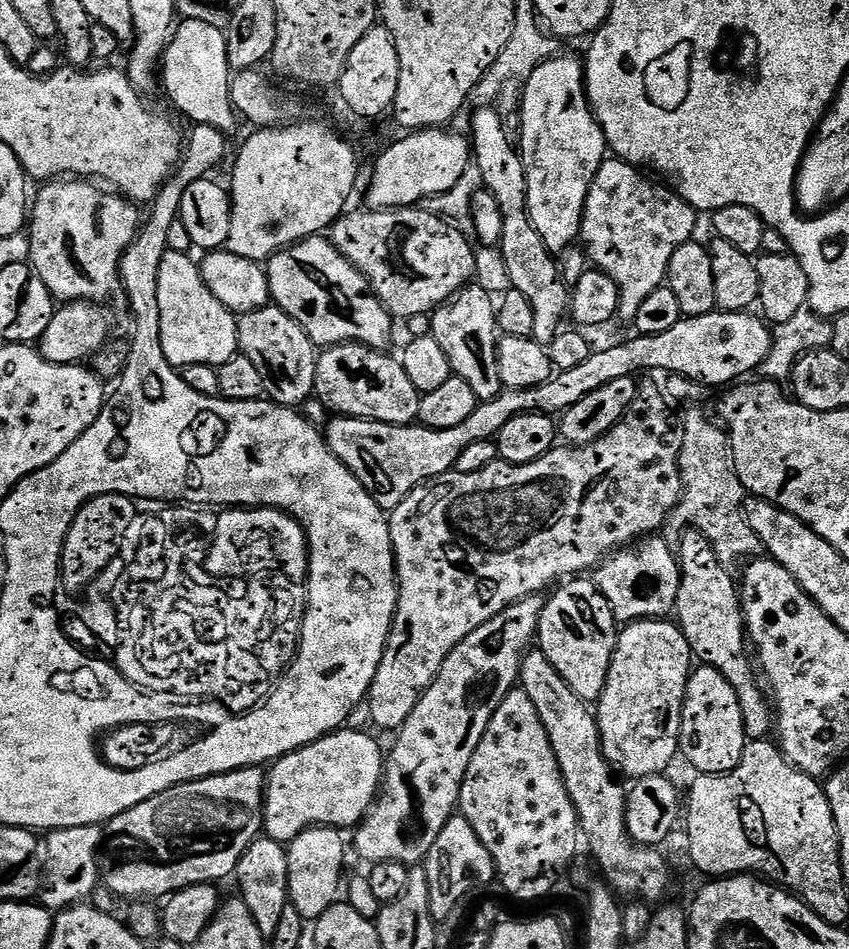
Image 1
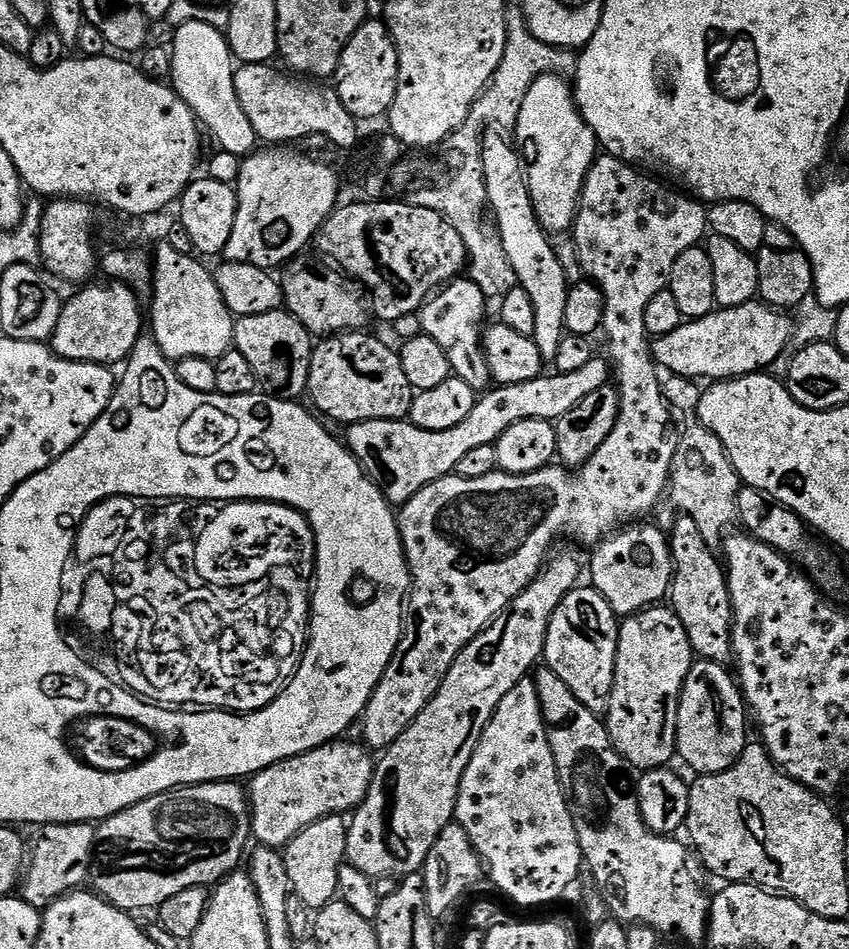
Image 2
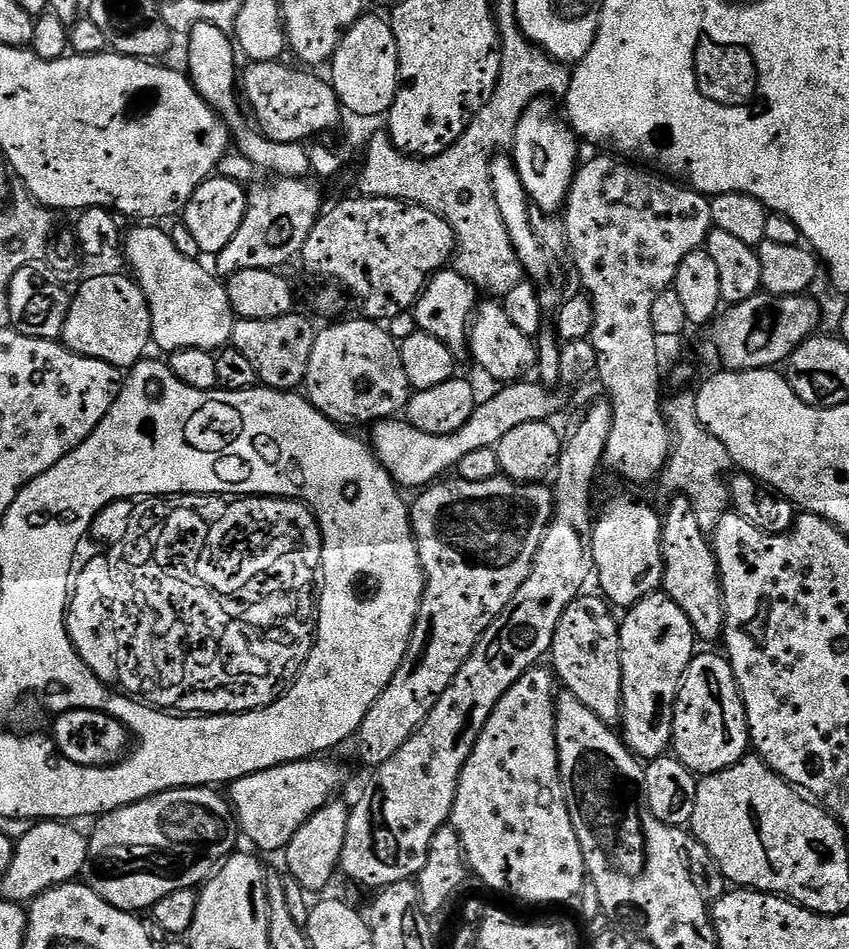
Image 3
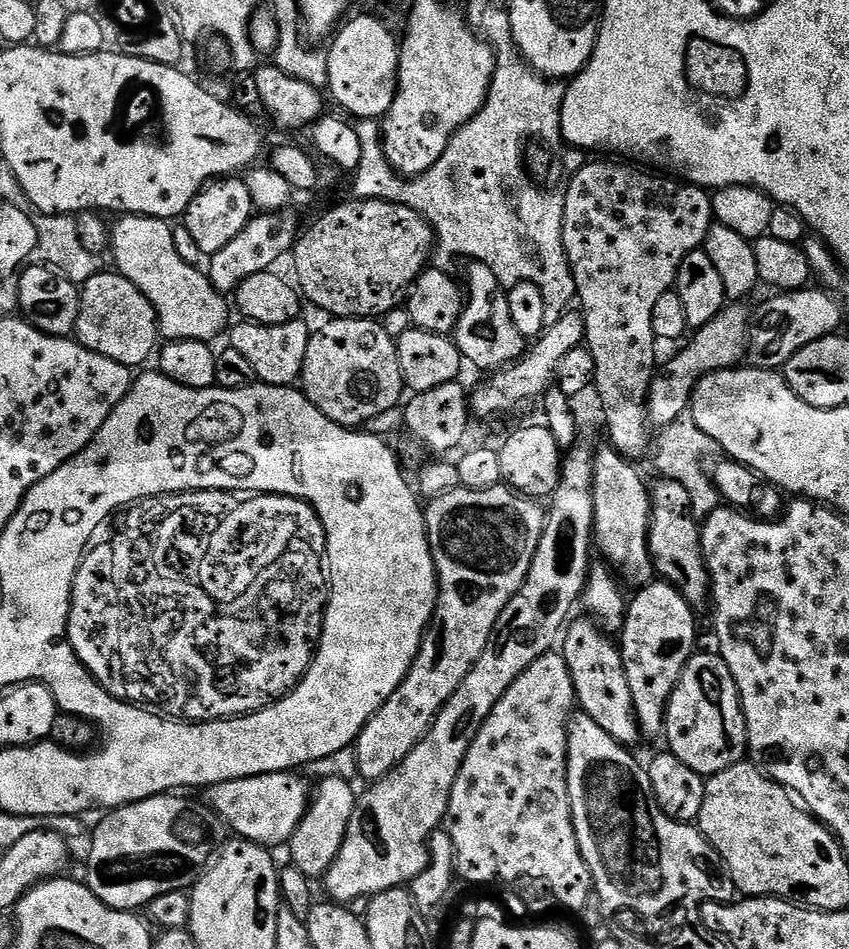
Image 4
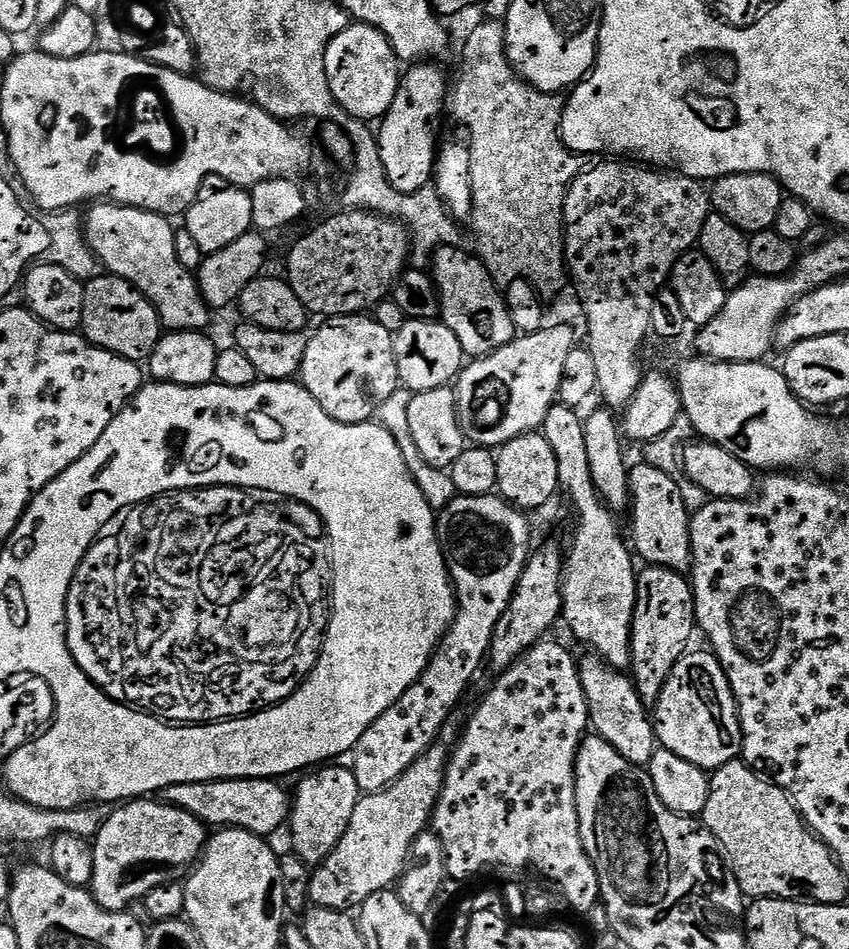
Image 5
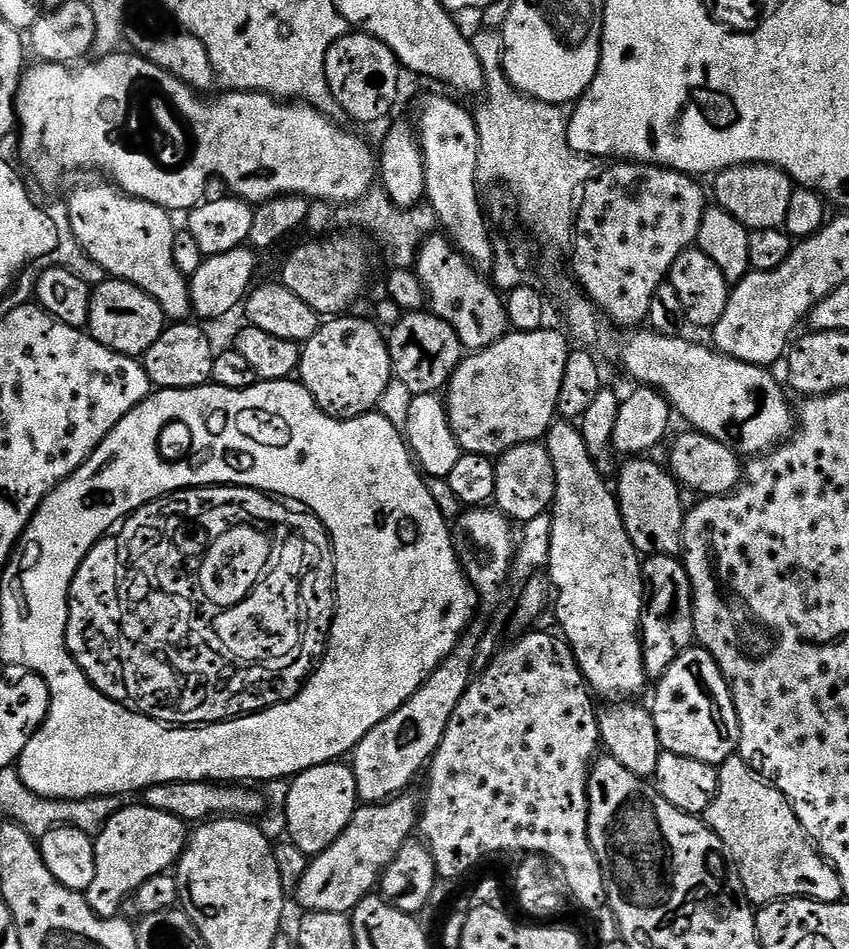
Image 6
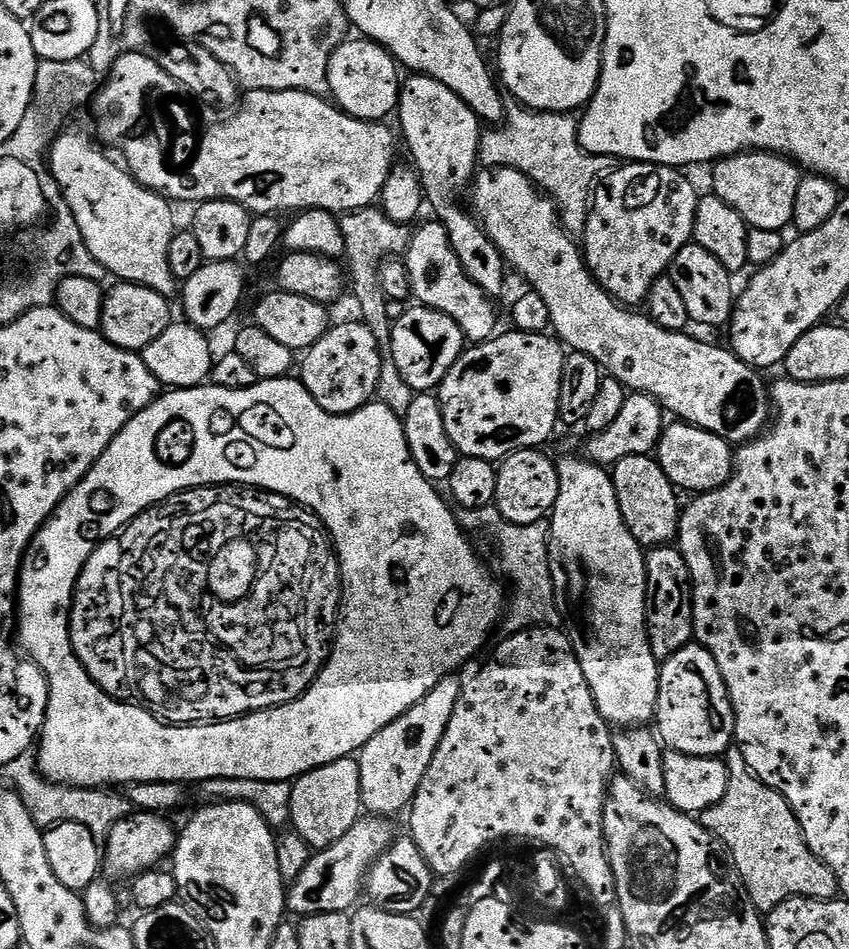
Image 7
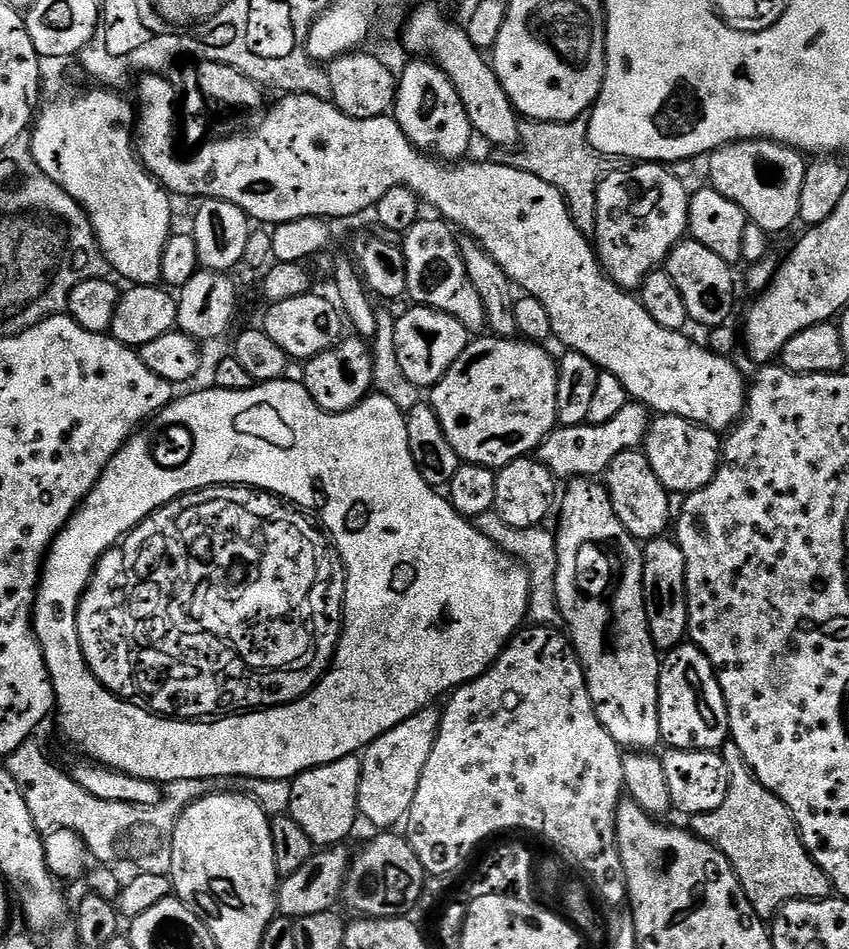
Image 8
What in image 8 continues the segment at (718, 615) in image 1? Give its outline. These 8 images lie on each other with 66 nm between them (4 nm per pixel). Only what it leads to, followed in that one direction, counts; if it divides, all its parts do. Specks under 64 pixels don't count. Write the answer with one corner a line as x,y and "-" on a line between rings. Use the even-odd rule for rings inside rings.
643,451
623,452
614,458
614,462
610,462
608,471
602,477
603,483
606,485
610,494
610,502
614,506
614,514
618,514
618,522
622,522
622,526
626,526
626,530
638,542
647,542
663,537
664,532
669,531
670,521
674,516
674,504
670,501
670,494
662,486
662,482
658,482
658,474
654,474
654,466
650,466
650,462
644,456

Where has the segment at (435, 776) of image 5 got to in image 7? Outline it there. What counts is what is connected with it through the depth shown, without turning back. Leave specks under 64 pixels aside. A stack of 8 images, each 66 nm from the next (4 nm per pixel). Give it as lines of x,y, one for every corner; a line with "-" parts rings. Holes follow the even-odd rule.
369,815
367,818
361,818
354,826
350,826
350,830
346,830
346,834
342,834
342,838
338,838
338,842
334,842
329,848
317,851
310,858
310,862
306,862
306,870
302,870
302,874
298,874
296,880
291,881
290,887
286,892
286,908
289,913
297,912
297,917
303,918
313,916
319,912
348,912
357,907
358,901
361,899
362,889
368,872
372,868
372,863
376,861
392,845
394,833
392,833
393,821
388,818

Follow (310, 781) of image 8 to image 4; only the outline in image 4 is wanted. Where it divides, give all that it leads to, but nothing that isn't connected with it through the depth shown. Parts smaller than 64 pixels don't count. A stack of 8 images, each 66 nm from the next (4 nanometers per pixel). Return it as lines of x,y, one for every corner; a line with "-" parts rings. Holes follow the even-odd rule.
340,776
326,777
317,788
315,785
314,792
315,795
311,797
306,814
294,830
290,841
291,863
309,878
323,878
330,870
330,866
334,866
334,858
338,858
338,850
342,850
342,842
346,838
350,818
356,809
358,792
355,792

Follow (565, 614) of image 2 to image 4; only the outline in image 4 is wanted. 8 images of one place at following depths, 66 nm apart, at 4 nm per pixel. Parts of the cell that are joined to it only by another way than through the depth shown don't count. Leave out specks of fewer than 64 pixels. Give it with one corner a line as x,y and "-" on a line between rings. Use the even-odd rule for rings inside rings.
573,619
562,636
562,655
574,682
579,707
583,715
594,718
610,738
629,750
635,749
635,744
642,740
642,733
634,710
634,698
630,694
630,682
626,682
620,649
613,641
612,644
608,641
611,639
595,619
583,619

